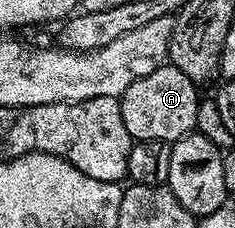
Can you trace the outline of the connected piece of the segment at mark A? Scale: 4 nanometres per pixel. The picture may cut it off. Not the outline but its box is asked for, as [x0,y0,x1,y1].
[120,62,202,142]

